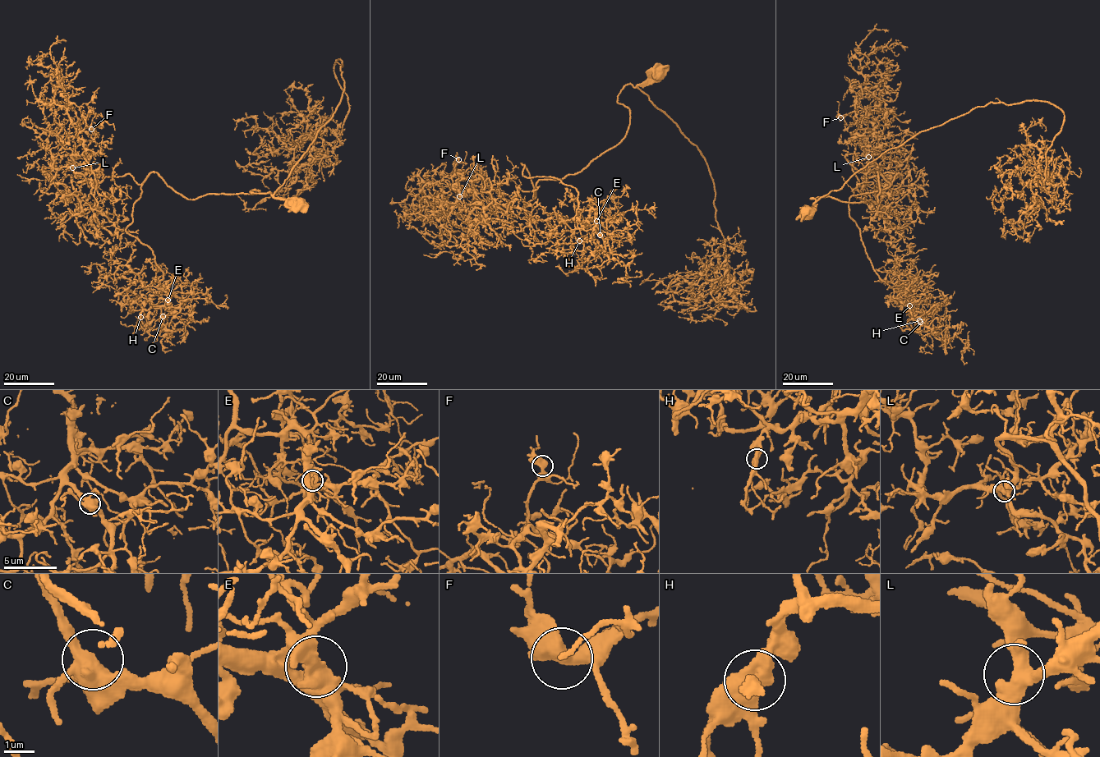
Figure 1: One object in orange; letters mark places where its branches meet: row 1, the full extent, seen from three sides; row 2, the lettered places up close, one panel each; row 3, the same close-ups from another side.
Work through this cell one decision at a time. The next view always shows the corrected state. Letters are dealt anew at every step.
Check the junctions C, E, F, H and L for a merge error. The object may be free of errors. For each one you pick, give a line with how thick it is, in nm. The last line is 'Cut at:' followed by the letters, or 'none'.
E: 600 nm
Cut at: E

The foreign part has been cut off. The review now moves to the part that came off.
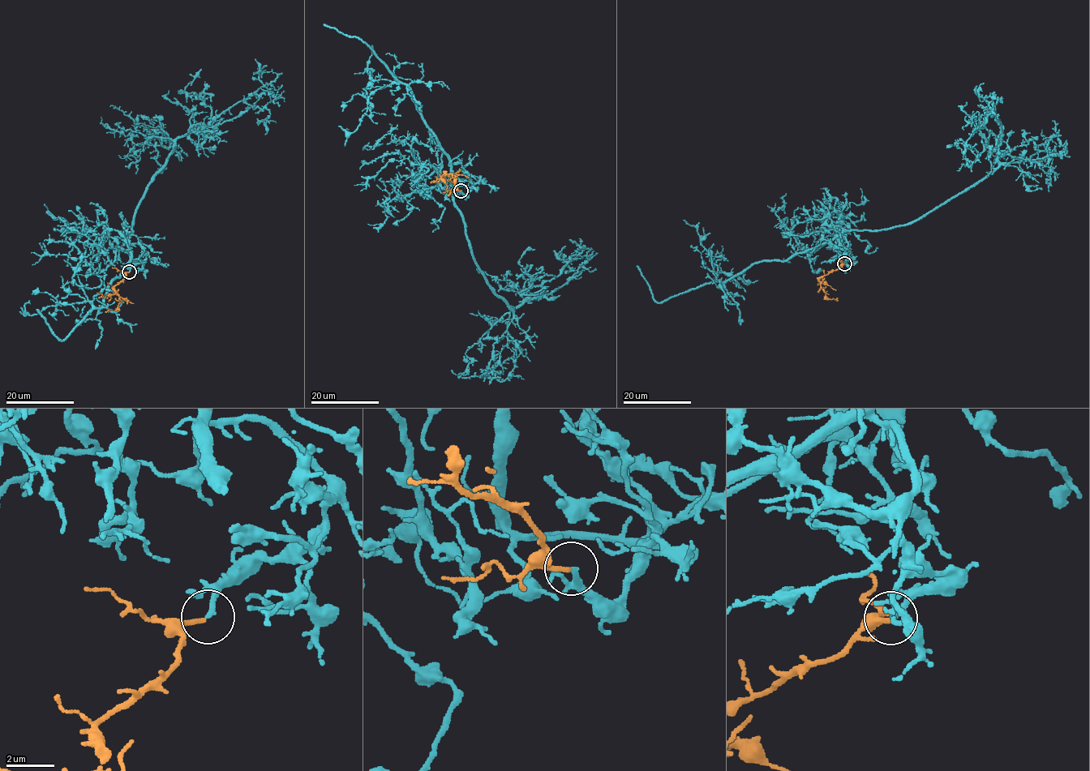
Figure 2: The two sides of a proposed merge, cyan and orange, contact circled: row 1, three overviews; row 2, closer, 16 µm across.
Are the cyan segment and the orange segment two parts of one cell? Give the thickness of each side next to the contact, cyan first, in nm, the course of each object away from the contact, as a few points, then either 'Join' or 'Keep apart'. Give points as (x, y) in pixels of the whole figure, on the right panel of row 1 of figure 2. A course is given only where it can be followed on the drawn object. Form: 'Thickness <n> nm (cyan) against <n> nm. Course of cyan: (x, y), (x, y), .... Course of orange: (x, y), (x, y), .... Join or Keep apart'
Thickness 240 nm (cyan) against 200 nm. Course of cyan: (844, 264), (852, 258), (843, 232), (919, 220), (999, 165), (1002, 129), (993, 100), (979, 93), (984, 83). Course of orange: (844, 264), (819, 280), (820, 287), (829, 298), (837, 300). Join

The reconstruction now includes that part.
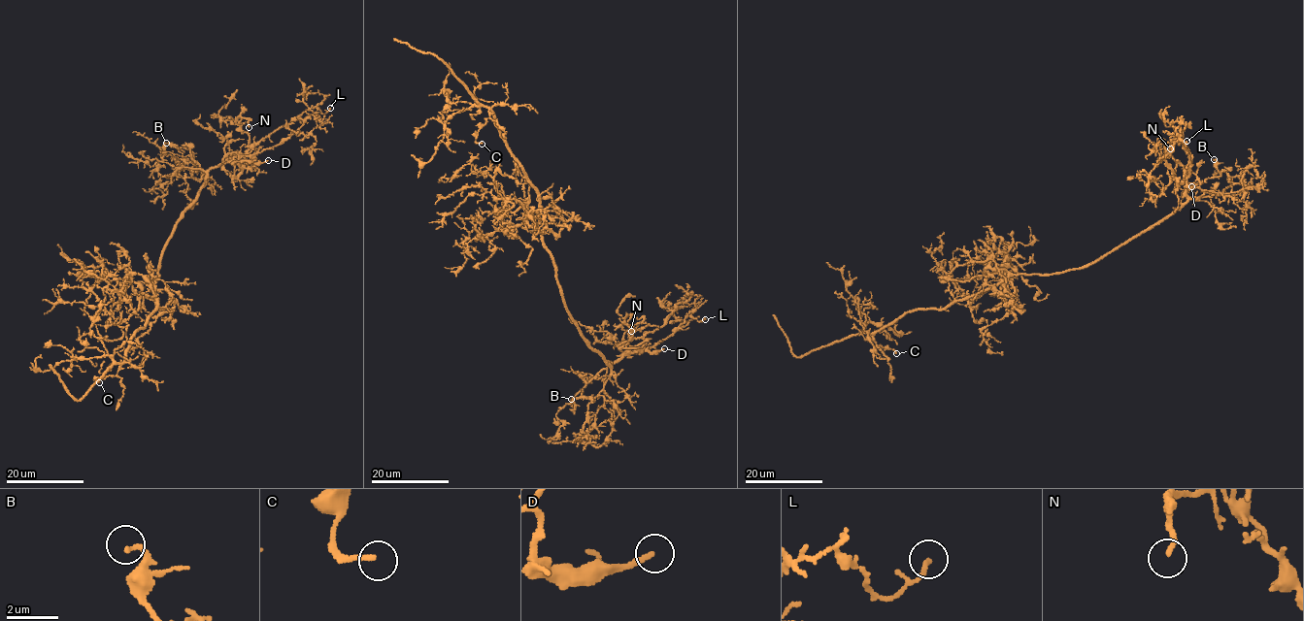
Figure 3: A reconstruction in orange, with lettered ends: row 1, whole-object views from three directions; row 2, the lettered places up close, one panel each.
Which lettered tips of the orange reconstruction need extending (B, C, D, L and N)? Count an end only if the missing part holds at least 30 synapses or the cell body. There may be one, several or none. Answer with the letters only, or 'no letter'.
C, D

